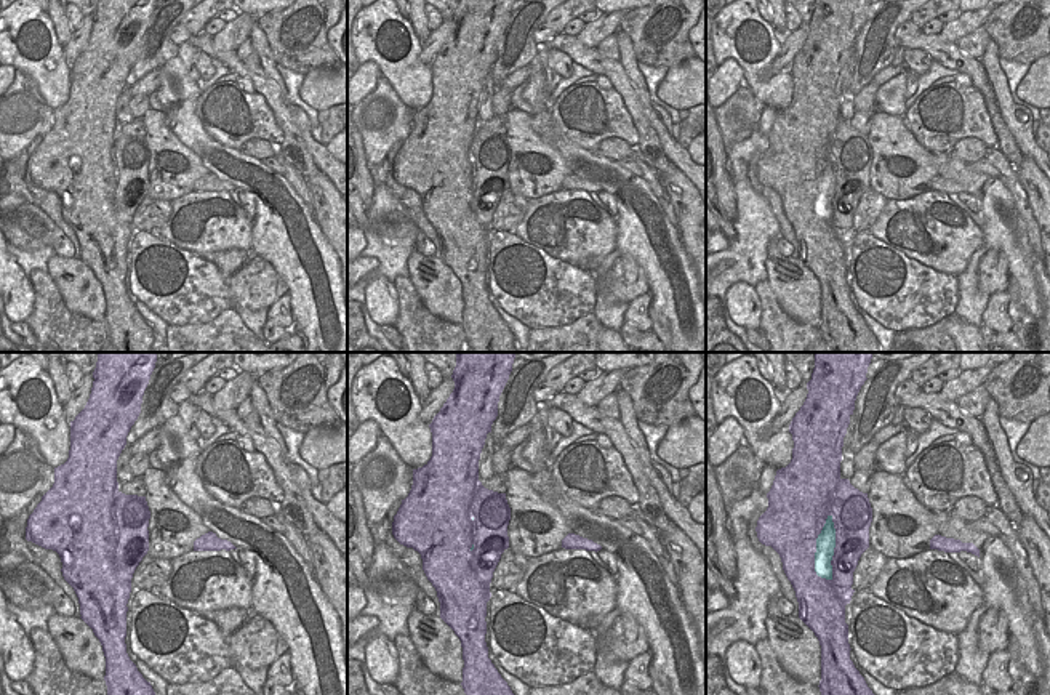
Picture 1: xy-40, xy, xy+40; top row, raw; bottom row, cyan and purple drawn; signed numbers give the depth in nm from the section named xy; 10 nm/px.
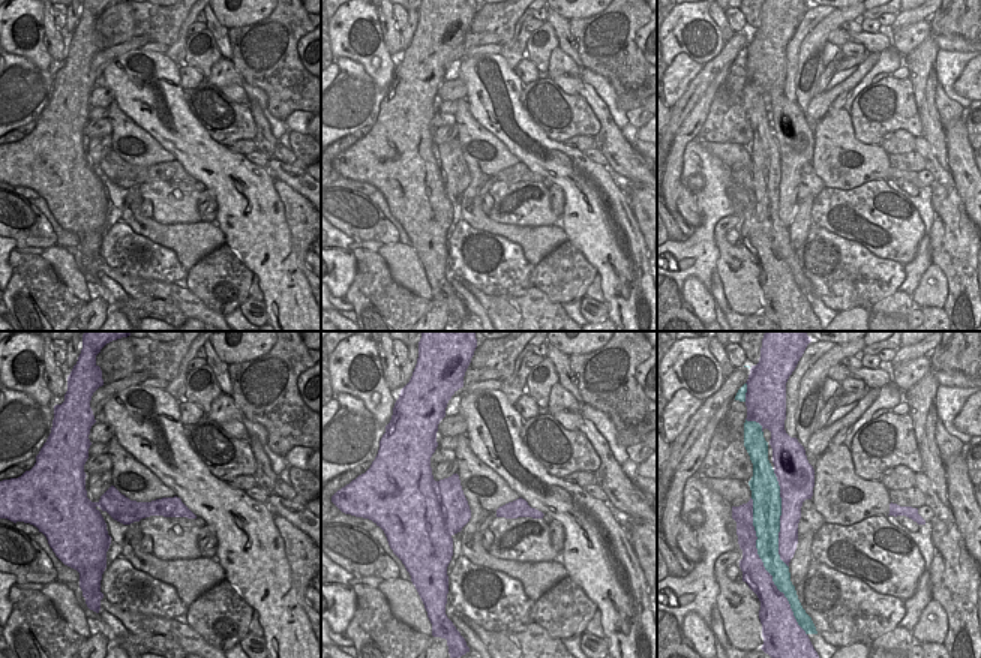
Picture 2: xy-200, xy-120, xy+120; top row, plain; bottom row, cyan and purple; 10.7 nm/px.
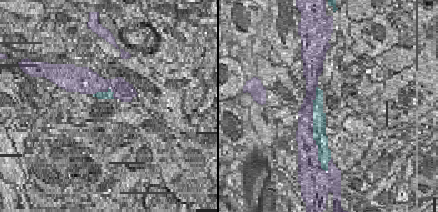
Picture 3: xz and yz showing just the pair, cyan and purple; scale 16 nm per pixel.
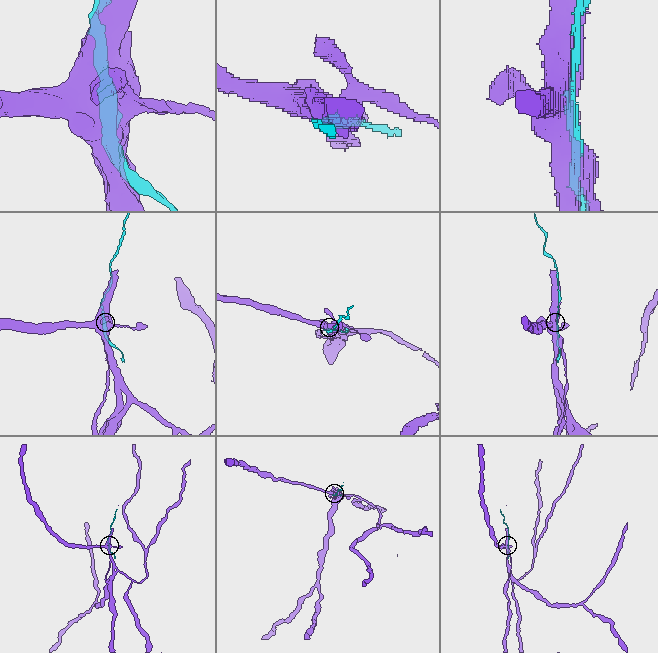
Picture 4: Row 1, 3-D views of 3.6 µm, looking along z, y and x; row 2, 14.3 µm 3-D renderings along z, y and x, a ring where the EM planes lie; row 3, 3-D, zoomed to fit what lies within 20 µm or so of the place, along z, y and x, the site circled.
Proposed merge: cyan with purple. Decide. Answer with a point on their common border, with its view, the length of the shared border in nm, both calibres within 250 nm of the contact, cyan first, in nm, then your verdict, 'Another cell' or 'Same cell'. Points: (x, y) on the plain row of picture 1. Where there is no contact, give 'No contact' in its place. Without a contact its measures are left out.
Touches cyan at xy+40 (834, 188). Shared border 650 nm. Thickness 190 nm (cyan) against 360 nm. Another cell.

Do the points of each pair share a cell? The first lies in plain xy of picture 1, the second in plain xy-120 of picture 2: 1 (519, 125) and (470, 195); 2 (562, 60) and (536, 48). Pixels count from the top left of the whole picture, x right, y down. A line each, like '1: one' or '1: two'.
1: one
2: two

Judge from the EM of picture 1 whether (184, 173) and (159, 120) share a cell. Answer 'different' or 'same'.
same

